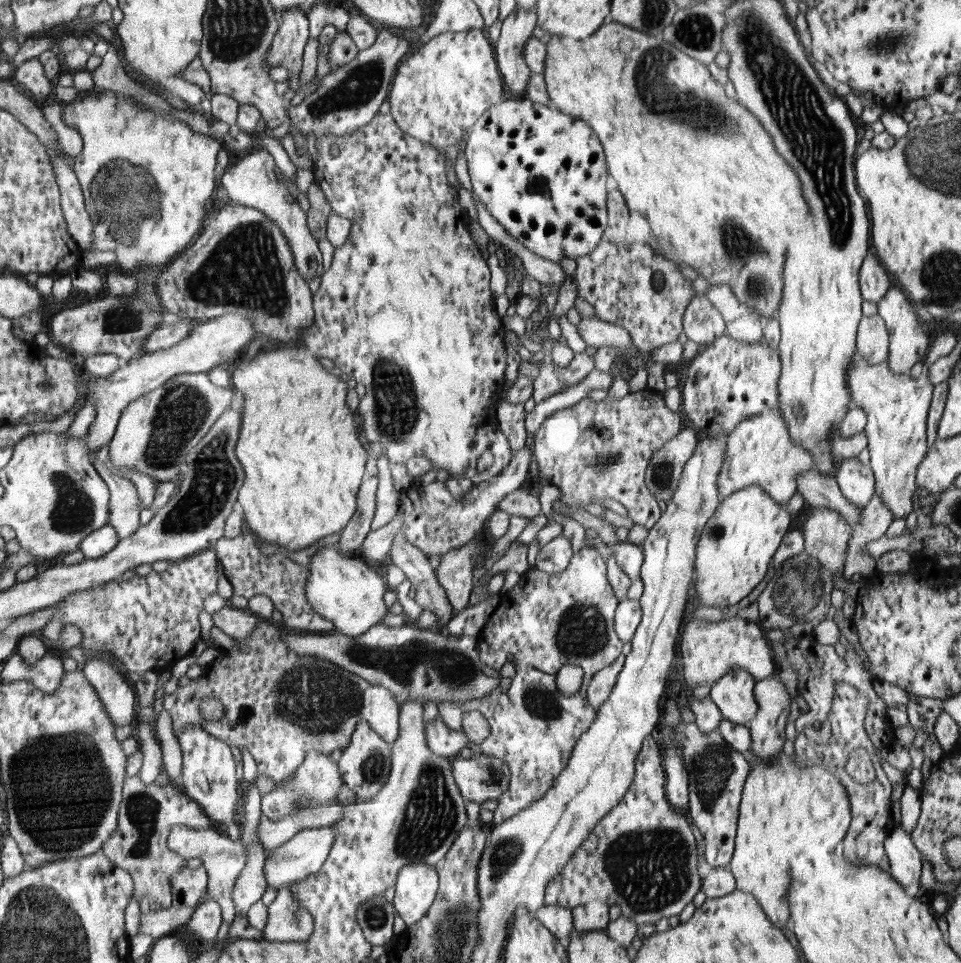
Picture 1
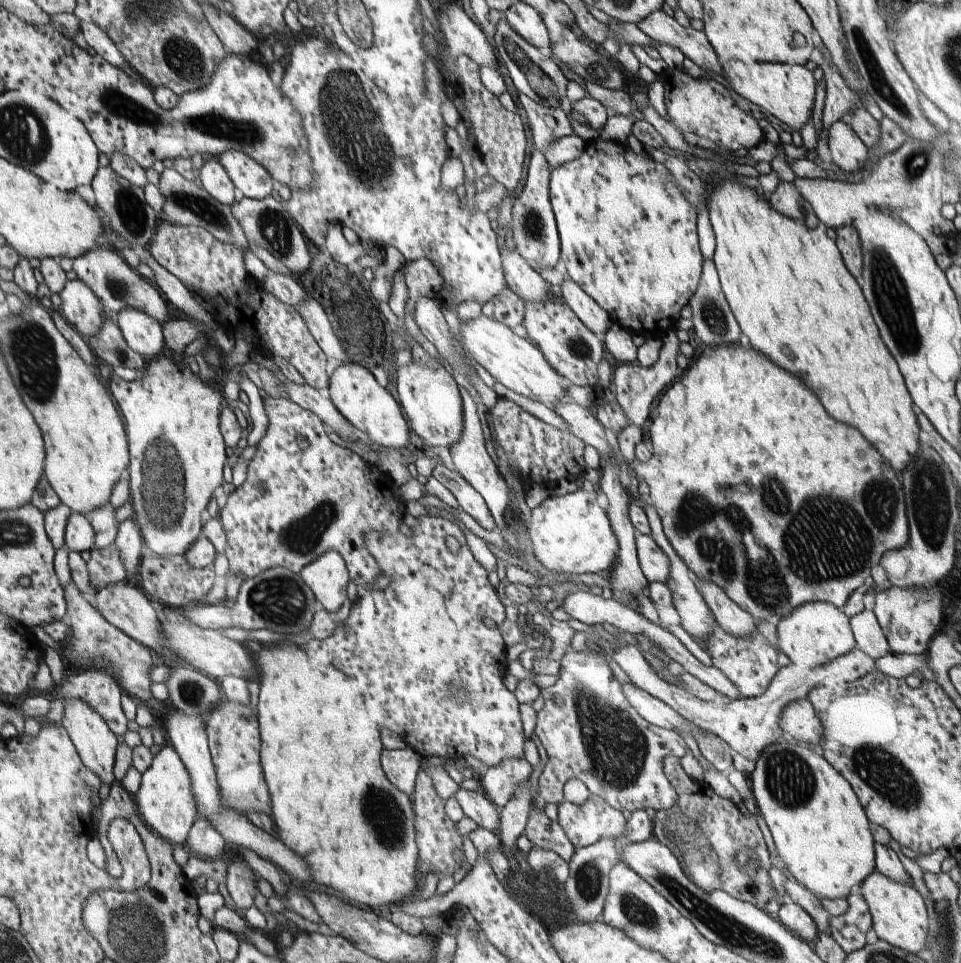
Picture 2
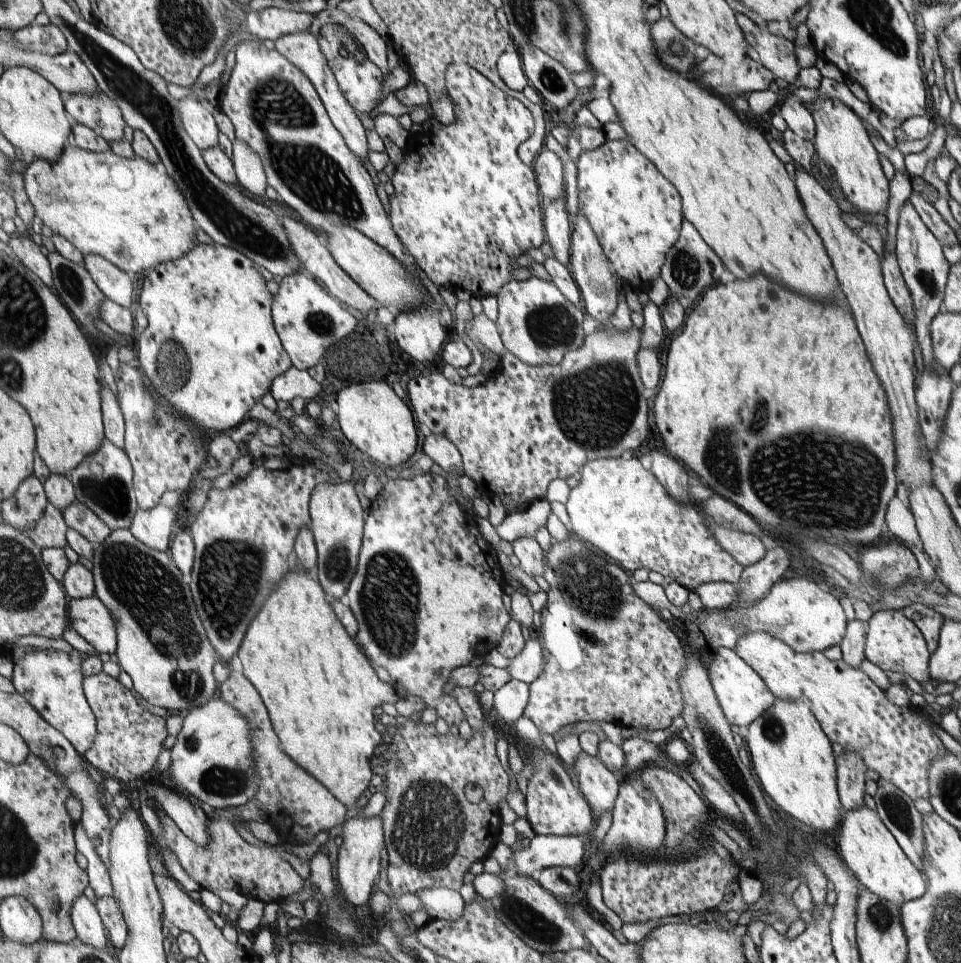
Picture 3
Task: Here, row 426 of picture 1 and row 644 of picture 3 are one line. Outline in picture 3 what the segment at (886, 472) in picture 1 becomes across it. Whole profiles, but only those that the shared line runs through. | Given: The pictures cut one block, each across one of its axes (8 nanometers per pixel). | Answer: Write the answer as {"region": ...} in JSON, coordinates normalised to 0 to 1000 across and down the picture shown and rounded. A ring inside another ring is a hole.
{"region":[[[930,632],[911,636],[903,645],[904,651],[900,665],[900,683],[922,698],[946,700],[953,708],[968,706],[966,675],[960,656],[939,634]]]}

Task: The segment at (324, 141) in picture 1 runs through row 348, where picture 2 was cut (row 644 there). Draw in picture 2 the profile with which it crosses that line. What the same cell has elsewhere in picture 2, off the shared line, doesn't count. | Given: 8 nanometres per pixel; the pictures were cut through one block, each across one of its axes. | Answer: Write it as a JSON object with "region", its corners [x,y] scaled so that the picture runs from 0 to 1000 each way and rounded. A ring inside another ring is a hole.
{"region":[[[448,532],[433,538],[435,544],[430,546],[429,557],[422,557],[419,553],[401,553],[393,551],[385,551],[380,555],[380,568],[388,574],[388,578],[393,583],[398,596],[408,598],[403,610],[393,614],[381,614],[371,620],[364,632],[363,641],[359,644],[358,650],[351,650],[351,654],[341,664],[332,666],[323,663],[319,665],[322,676],[325,675],[330,685],[337,685],[348,691],[348,694],[354,695],[360,699],[360,702],[368,702],[368,704],[381,704],[386,717],[383,718],[385,727],[385,737],[389,740],[389,746],[393,752],[405,756],[408,760],[415,762],[425,776],[429,776],[439,786],[446,787],[451,785],[469,787],[471,790],[491,784],[499,788],[504,794],[510,796],[519,794],[528,787],[545,785],[546,768],[543,758],[543,750],[541,750],[541,739],[539,739],[539,727],[537,723],[524,712],[522,704],[527,700],[527,671],[520,658],[522,646],[524,646],[524,629],[516,619],[514,609],[508,602],[508,594],[495,584],[495,579],[491,577],[485,559],[481,555],[481,550],[477,548],[477,542],[464,534]],[[464,557],[472,557],[479,564],[480,571],[470,575],[464,568]],[[470,710],[477,710],[481,717],[487,712],[489,719],[483,719],[475,725],[475,721],[470,719]]]}

